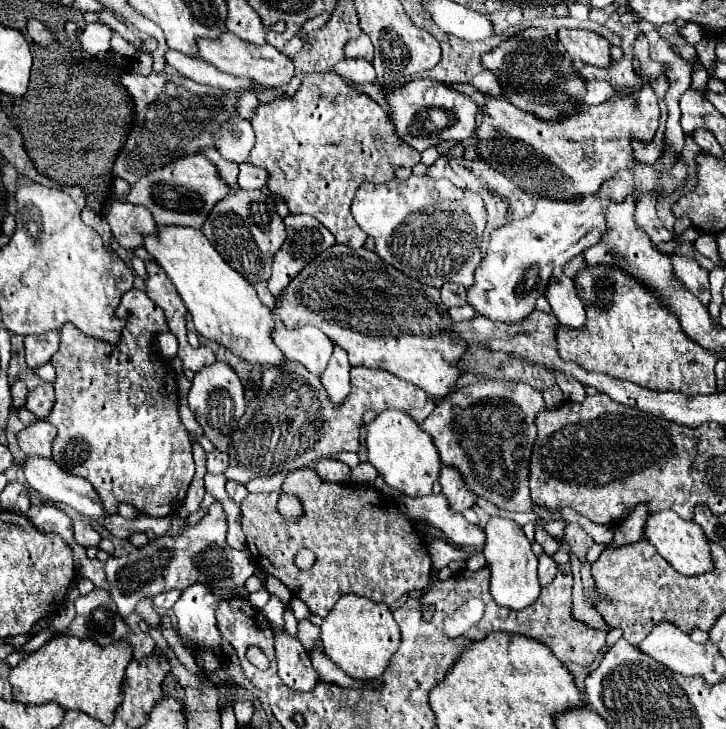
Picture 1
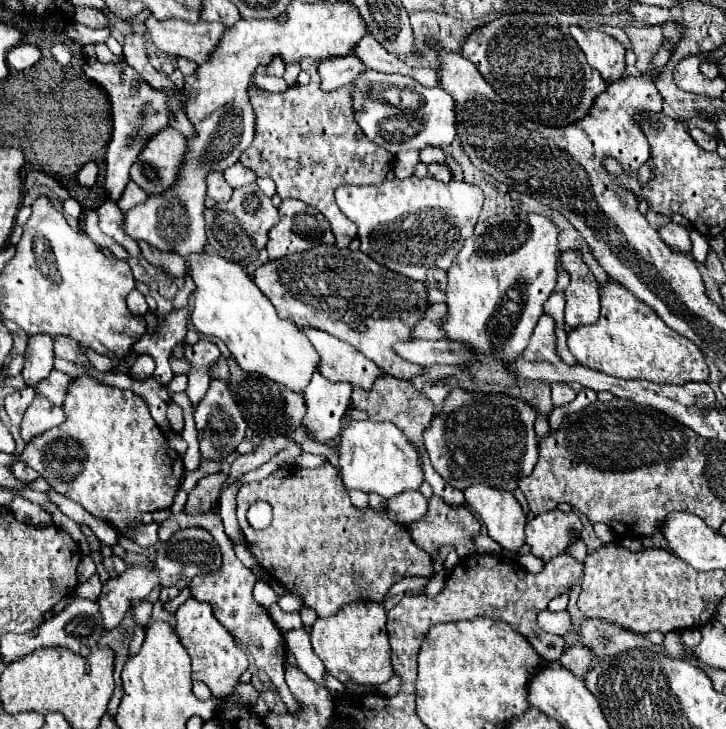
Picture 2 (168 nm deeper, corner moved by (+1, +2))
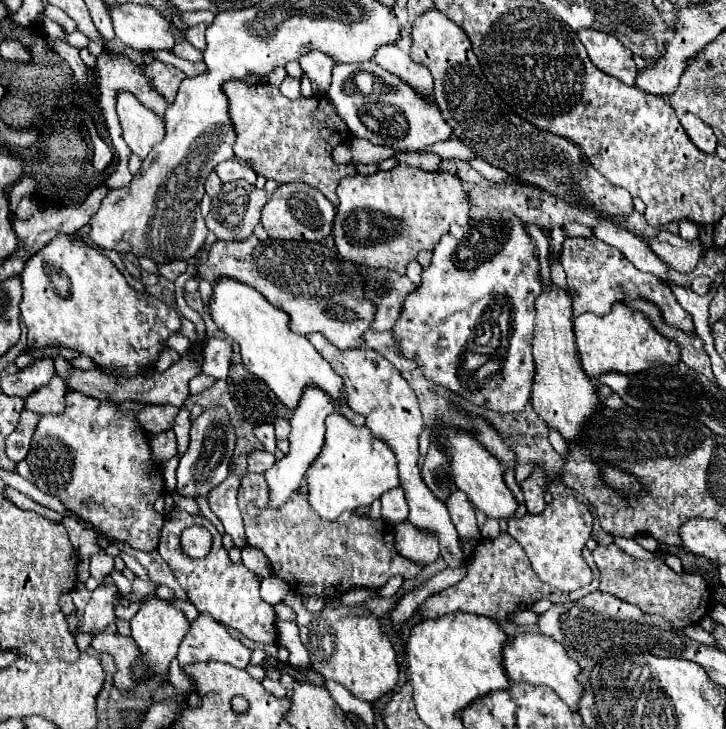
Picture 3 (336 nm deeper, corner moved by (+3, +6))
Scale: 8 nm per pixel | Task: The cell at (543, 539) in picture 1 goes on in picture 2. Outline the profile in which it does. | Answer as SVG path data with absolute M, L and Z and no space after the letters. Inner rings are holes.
M560 509L546 511L546 513L540 513L540 515L536 515L534 519L528 521L528 525L526 525L526 545L530 545L532 555L536 555L544 563L548 563L552 557L566 553L566 549L576 539L580 539L582 529L584 529L584 525L582 525L582 519L578 517L578 513L574 513L574 511L564 513Z

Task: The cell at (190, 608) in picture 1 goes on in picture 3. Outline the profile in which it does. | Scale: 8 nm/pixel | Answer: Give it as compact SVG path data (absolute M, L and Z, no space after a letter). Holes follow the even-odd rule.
M200 613L192 623L188 637L184 637L178 649L180 667L198 661L220 661L236 669L244 669L250 661L250 649L234 639L224 625L212 619L208 613Z

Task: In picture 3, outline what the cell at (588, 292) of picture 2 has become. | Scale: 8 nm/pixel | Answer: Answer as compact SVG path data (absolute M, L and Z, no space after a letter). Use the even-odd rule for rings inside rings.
M568 237L562 245L562 267L568 277L568 293L572 299L572 313L574 317L582 313L594 313L594 315L606 315L614 301L622 301L624 295L628 299L644 297L654 301L662 309L662 317L668 325L680 327L684 331L692 331L692 317L678 305L672 291L660 283L658 277L652 273L638 271L616 247L610 247L602 243L596 237L580 239L580 237Z

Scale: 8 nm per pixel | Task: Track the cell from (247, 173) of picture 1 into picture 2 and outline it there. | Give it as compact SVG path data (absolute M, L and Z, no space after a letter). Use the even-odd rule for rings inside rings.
M236 163L224 171L224 179L230 187L242 187L242 185L254 183L256 175L254 175L254 171L246 169L242 163Z

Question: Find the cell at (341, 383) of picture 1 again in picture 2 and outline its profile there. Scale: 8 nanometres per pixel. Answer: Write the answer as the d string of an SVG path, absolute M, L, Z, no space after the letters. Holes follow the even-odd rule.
M312 377L302 395L306 405L302 427L312 441L326 443L340 433L340 419L350 407L350 395L348 385L332 385L324 377Z

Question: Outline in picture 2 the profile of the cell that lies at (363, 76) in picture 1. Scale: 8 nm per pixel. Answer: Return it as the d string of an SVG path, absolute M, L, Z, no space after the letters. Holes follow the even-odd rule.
M346 55L346 57L330 57L320 61L318 73L320 73L320 85L324 91L332 91L338 87L348 85L354 81L358 73L362 73L364 65L356 55Z

